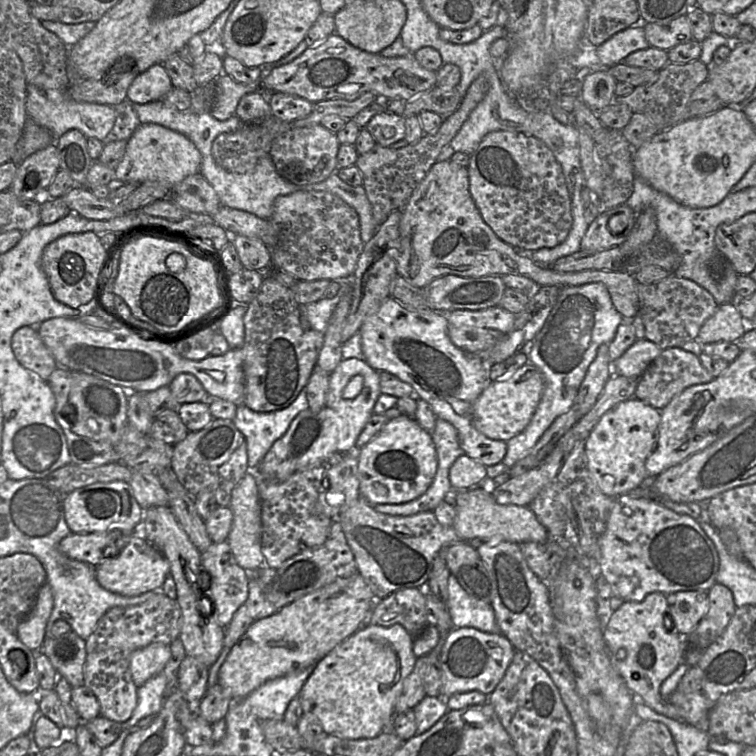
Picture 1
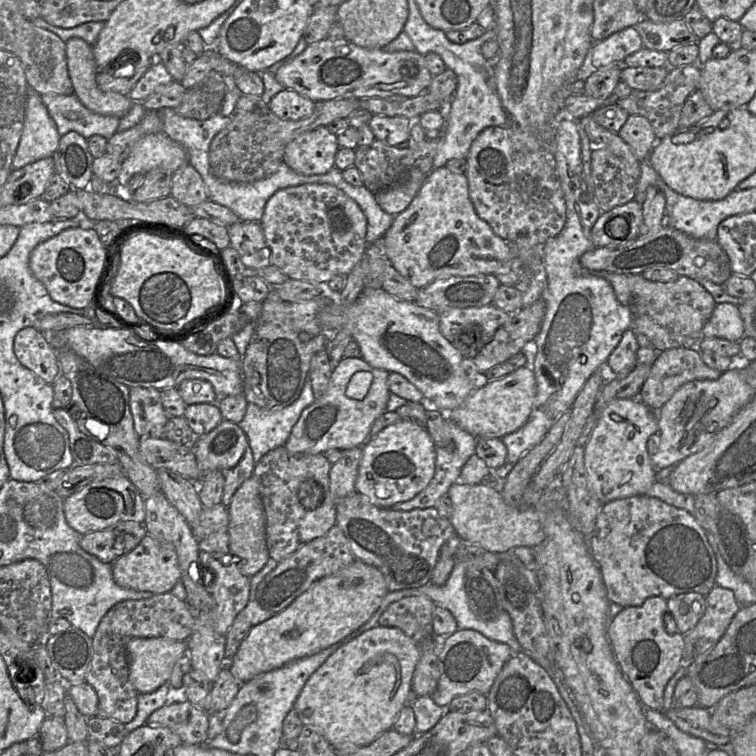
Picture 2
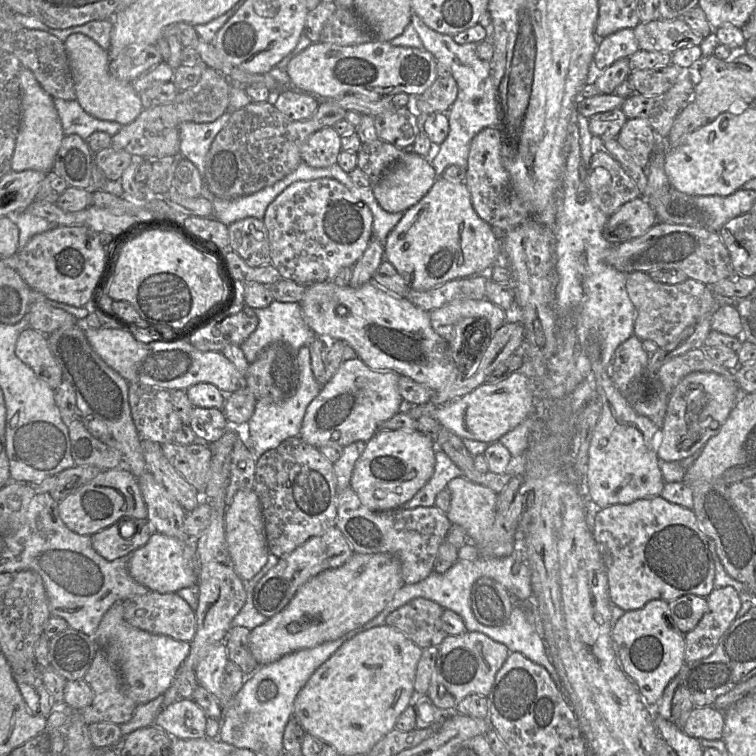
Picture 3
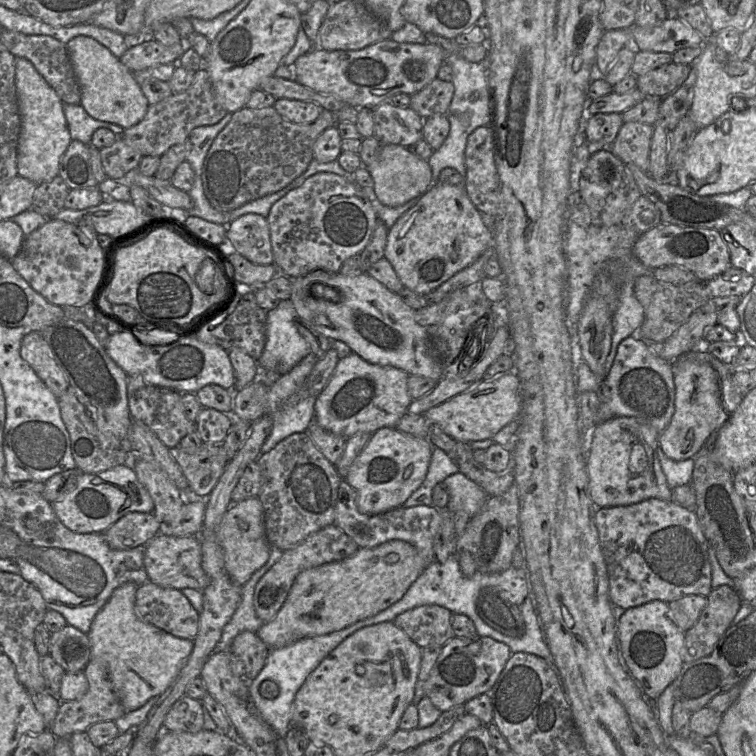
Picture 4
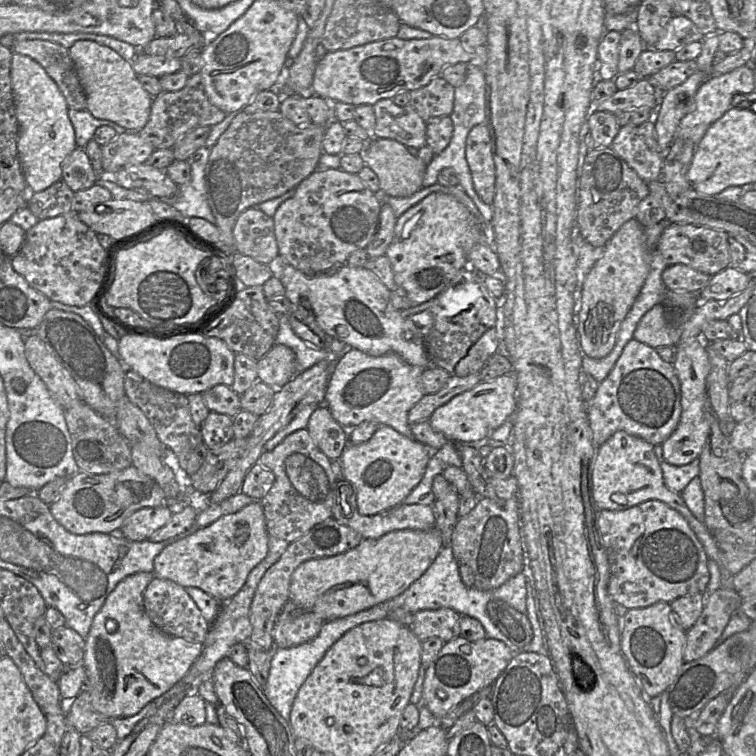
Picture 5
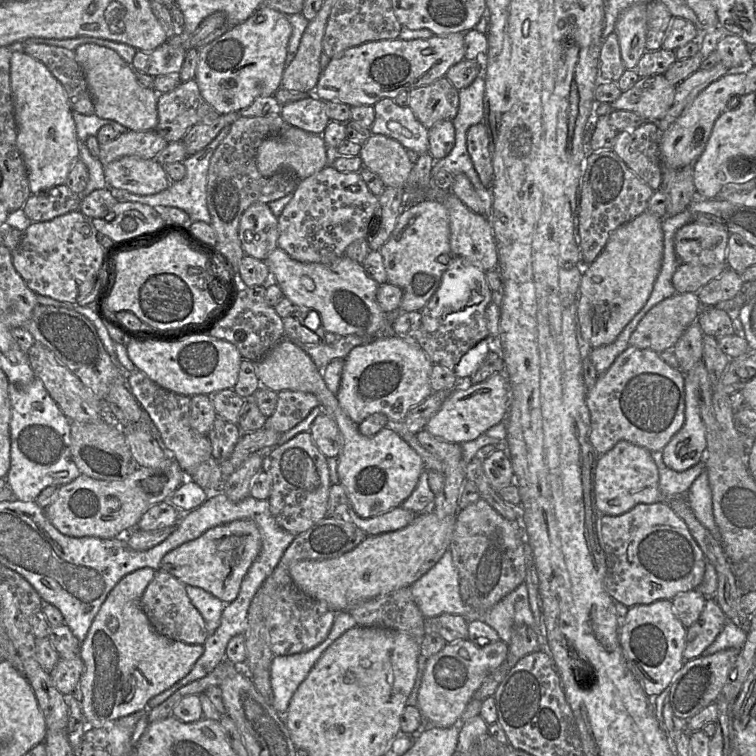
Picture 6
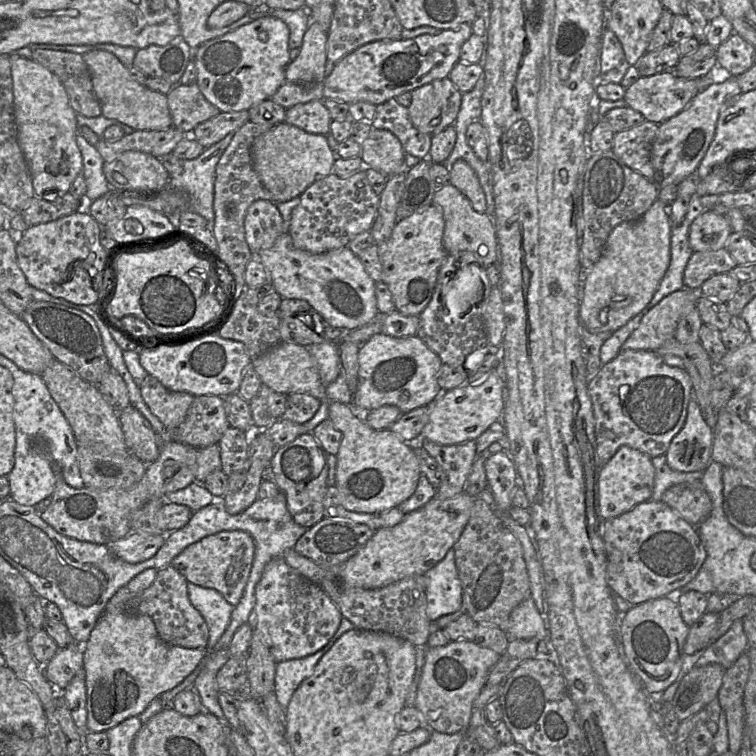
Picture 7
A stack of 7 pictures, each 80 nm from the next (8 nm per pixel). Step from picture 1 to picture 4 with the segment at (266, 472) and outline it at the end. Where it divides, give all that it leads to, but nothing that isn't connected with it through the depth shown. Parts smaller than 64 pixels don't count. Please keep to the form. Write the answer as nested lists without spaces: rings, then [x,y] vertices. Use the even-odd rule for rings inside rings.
[[[352,352],[338,361],[332,377],[316,398],[314,418],[319,426],[345,440],[361,432],[373,434],[383,427],[396,428],[412,402],[407,389],[408,377],[409,374],[399,368],[369,363]]]

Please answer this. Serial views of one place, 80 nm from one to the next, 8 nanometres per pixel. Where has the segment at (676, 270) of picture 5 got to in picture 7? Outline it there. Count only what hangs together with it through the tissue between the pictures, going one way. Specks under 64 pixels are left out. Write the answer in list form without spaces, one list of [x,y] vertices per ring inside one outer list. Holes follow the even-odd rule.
[[[726,248],[694,252],[684,270],[684,288],[699,289],[712,276],[728,273],[736,266],[736,260]]]

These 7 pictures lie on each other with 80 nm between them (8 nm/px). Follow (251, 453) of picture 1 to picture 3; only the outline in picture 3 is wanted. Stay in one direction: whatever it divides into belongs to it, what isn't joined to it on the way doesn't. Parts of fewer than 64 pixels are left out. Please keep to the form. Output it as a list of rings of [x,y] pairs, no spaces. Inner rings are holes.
[[[303,346],[298,351],[299,383],[295,394],[281,402],[273,402],[270,398],[257,400],[252,417],[247,422],[251,439],[251,452],[255,461],[265,452],[276,448],[284,440],[299,436],[304,415],[309,404],[317,397],[322,386],[316,381],[312,367],[309,346]]]

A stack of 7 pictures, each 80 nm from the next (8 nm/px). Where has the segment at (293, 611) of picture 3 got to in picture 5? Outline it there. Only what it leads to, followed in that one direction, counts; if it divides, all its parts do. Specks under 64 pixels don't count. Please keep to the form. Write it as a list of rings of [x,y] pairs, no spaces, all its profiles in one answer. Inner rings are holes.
[[[435,527],[429,530],[424,530],[424,531],[399,530],[399,531],[390,532],[378,539],[363,539],[363,541],[357,547],[343,554],[305,561],[301,565],[299,565],[291,576],[289,601],[301,610],[316,613],[325,621],[344,618],[344,617],[359,613],[361,611],[370,609],[376,605],[385,603],[401,595],[404,591],[406,591],[415,581],[417,581],[425,573],[425,571],[433,563],[433,561],[436,559],[440,551],[443,549],[443,547],[444,547],[443,540],[441,538],[441,535],[439,534],[439,532],[437,531]]]

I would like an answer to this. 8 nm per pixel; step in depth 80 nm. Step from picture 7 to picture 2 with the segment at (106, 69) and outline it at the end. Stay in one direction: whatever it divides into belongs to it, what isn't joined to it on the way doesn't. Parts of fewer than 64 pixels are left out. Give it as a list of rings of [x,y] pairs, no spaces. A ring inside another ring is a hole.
[[[77,37],[70,38],[65,45],[68,74],[81,103],[92,112],[123,117],[134,101],[128,95],[100,89],[92,45]]]

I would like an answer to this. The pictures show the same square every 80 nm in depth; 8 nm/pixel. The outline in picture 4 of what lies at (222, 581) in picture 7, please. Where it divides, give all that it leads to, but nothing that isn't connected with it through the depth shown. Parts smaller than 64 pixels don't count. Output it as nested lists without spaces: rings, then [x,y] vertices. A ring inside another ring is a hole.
[[[258,496],[232,503],[221,520],[219,540],[229,576],[237,585],[243,586],[268,561],[271,552],[266,538],[263,506]],[[157,534],[145,545],[144,568],[149,581],[165,588],[183,590],[193,588],[203,591],[209,584],[208,575],[202,568],[200,536],[169,536]]]

